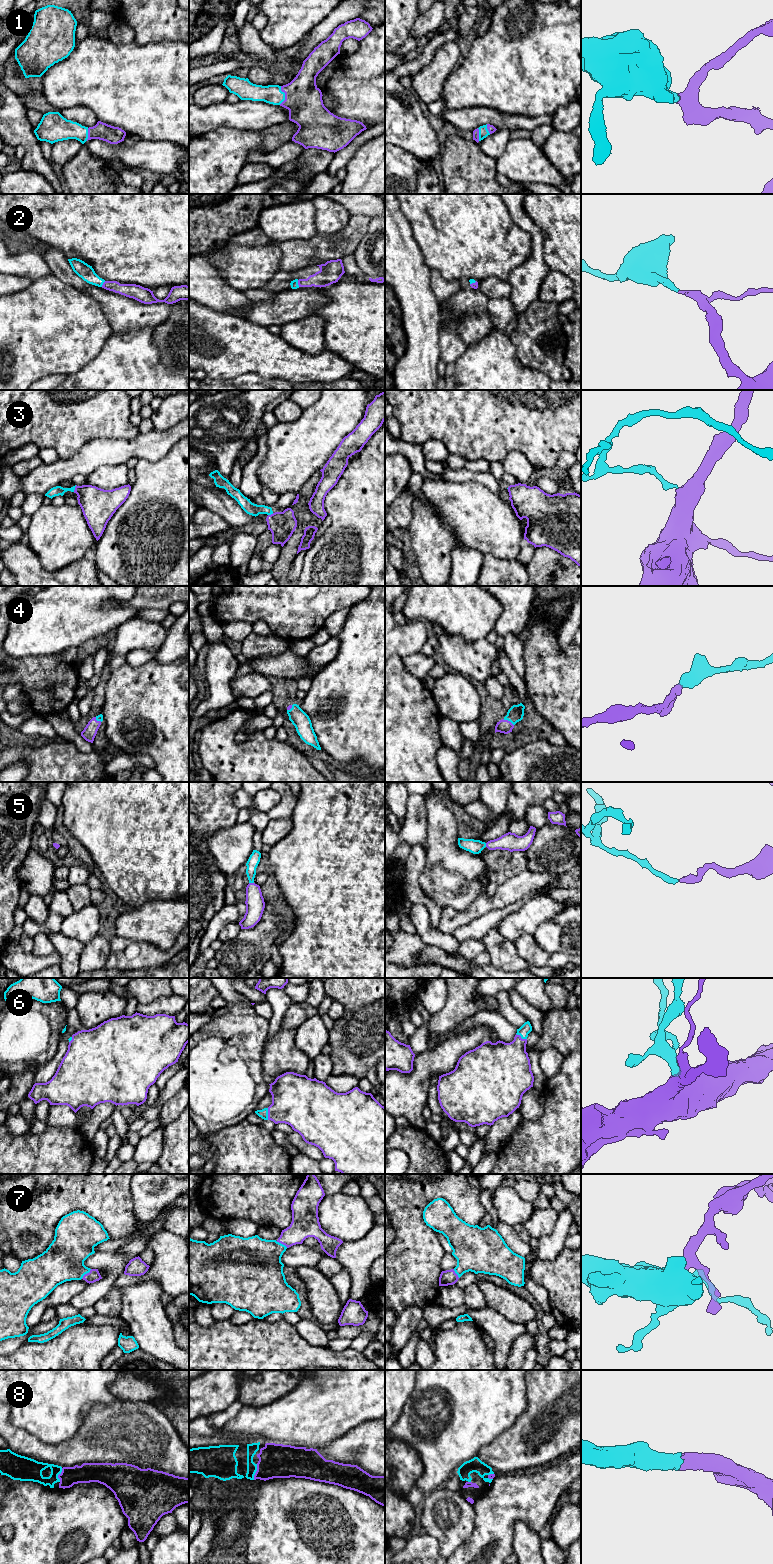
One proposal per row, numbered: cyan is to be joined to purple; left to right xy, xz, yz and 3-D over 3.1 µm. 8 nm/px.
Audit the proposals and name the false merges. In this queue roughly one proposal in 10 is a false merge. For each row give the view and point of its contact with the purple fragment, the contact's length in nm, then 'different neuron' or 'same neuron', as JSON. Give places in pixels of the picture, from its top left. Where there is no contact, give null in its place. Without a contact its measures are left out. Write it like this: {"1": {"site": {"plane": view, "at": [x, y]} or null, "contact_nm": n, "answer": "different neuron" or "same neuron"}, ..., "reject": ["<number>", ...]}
{"1": {"site": {"plane": "xz", "at": [285, 95]}, "contact_nm": 150, "answer": "same neuron"}, "2": {"site": {"plane": "xz", "at": [298, 283]}, "contact_nm": 60, "answer": "same neuron"}, "3": {"site": {"plane": "xy", "at": [75, 488]}, "contact_nm": 60, "answer": "different neuron"}, "4": {"site": {"plane": "yz", "at": [507, 720]}, "contact_nm": 100, "answer": "same neuron"}, "5": {"site": {"plane": "xz", "at": [251, 883]}, "contact_nm": 40, "answer": "same neuron"}, "6": {"site": {"plane": "xz", "at": [268, 1114]}, "contact_nm": 100, "answer": "same neuron"}, "7": {"site": {"plane": "xy", "at": [87, 1273]}, "contact_nm": 120, "answer": "same neuron"}, "8": {"site": {"plane": "xz", "at": [256, 1472]}, "contact_nm": 130, "answer": "same neuron"}, "reject": ["3"]}

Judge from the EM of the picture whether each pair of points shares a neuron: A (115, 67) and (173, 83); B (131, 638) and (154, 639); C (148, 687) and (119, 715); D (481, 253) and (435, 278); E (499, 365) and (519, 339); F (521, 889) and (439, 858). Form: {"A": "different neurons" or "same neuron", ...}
{"A": "same neuron", "B": "same neuron", "C": "same neuron", "D": "different neurons", "E": "different neurons", "F": "different neurons"}

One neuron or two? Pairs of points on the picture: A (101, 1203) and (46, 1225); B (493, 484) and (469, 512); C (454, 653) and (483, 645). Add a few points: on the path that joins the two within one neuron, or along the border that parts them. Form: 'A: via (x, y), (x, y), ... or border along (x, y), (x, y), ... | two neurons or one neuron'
A: via (87, 1203), (67, 1203), (59, 1211) | one neuron
B: border along (467, 480), (483, 484), (498, 496) | two neurons
C: via (462, 655), (477, 655), (479, 653) | one neuron

